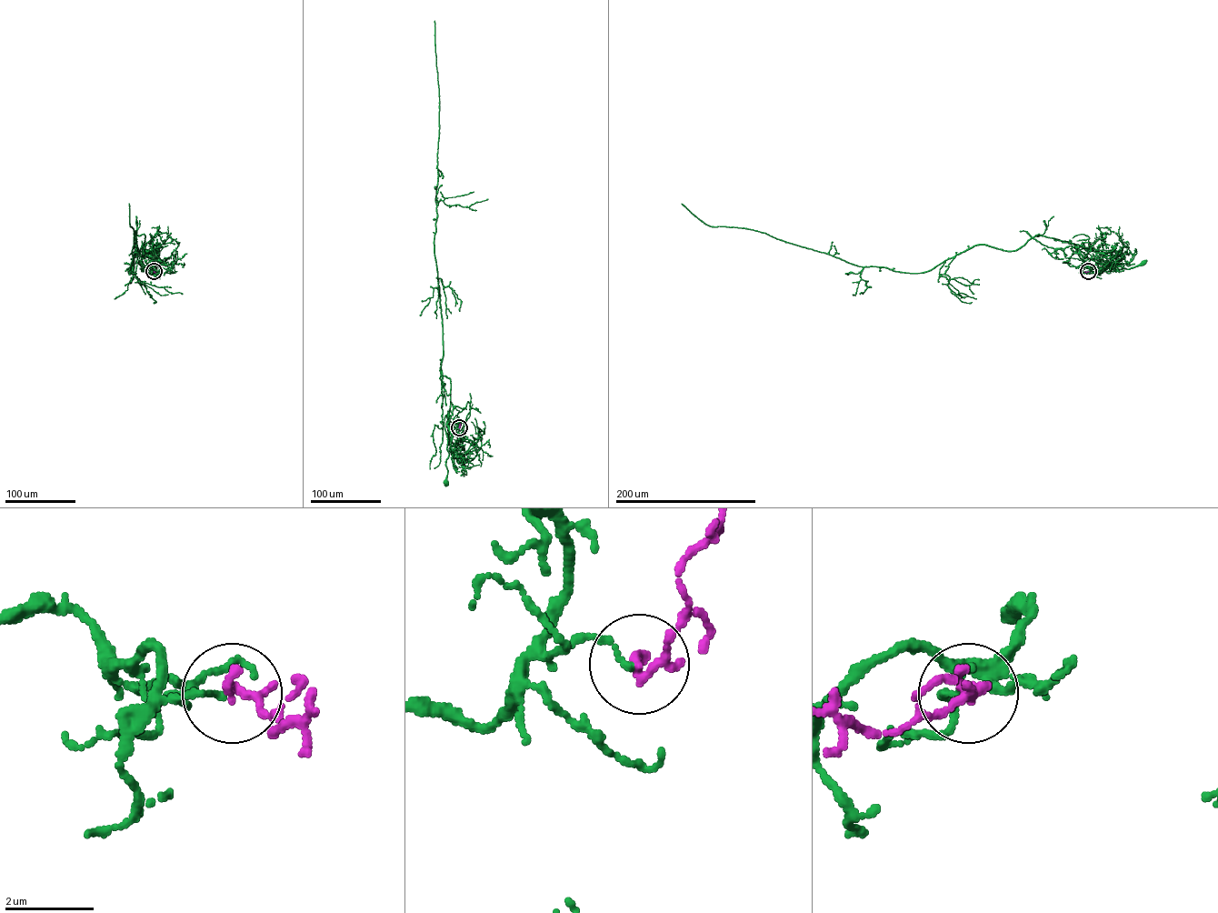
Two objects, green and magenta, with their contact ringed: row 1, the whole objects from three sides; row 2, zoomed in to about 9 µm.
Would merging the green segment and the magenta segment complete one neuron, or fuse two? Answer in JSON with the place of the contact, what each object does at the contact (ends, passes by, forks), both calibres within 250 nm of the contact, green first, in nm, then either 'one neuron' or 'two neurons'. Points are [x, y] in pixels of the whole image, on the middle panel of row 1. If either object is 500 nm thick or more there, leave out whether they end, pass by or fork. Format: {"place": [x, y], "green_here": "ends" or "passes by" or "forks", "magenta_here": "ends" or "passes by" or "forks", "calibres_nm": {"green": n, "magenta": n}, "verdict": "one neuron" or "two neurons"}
{"place": [459, 427], "green_here": "ends", "magenta_here": "passes by", "calibres_nm": {"green": 120, "magenta": 190}, "verdict": "two neurons"}

